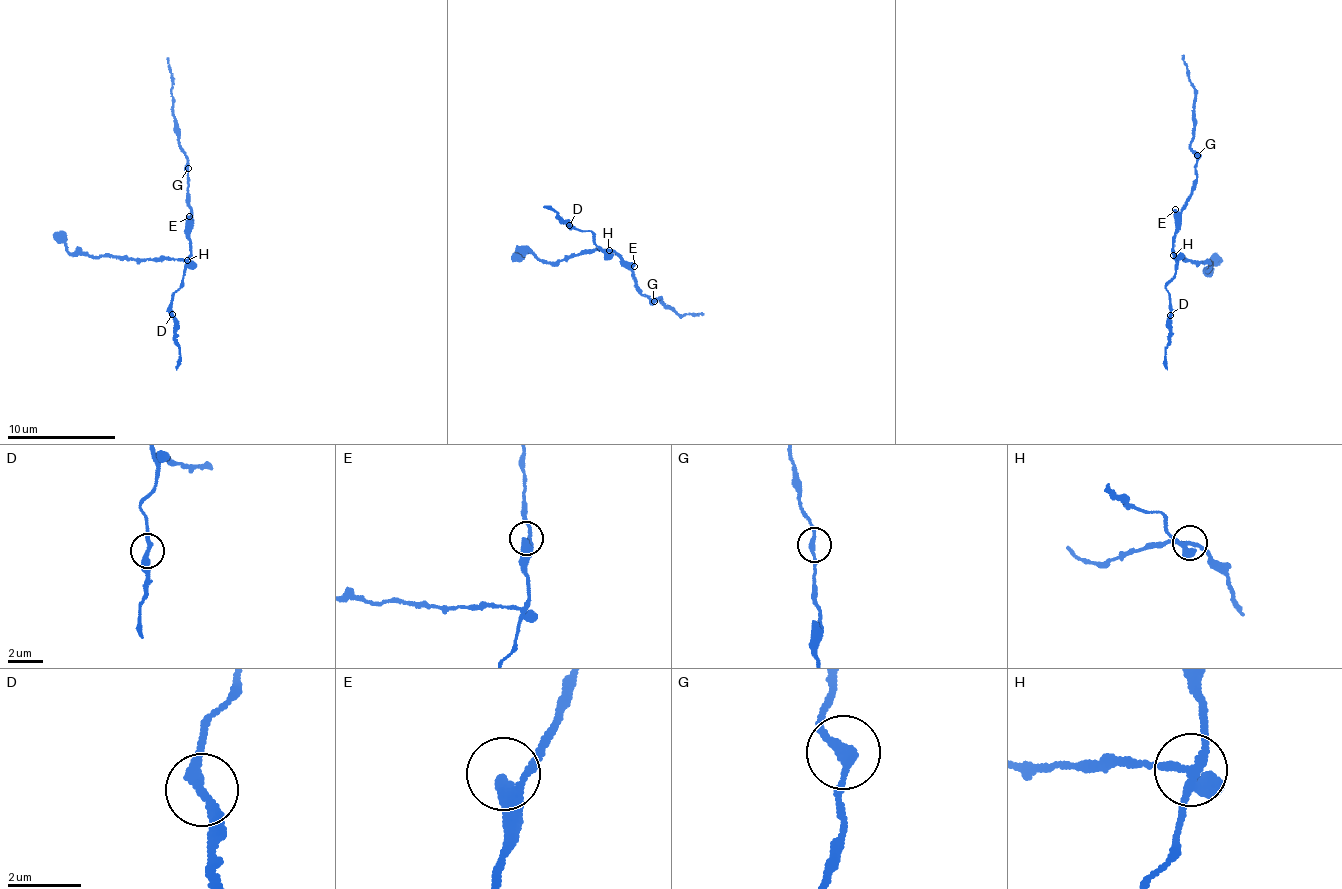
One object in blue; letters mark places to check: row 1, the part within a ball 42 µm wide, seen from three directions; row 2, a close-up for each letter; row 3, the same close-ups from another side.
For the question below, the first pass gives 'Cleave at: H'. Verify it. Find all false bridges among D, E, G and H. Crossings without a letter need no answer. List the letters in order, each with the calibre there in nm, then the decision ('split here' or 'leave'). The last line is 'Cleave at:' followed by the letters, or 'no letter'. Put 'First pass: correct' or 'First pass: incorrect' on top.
First pass: incorrect
D: calibre 240 nm; split here
E: calibre 320 nm; leave
G: calibre 240 nm; leave
H: calibre 280 nm; split here
Cleave at: D, H

